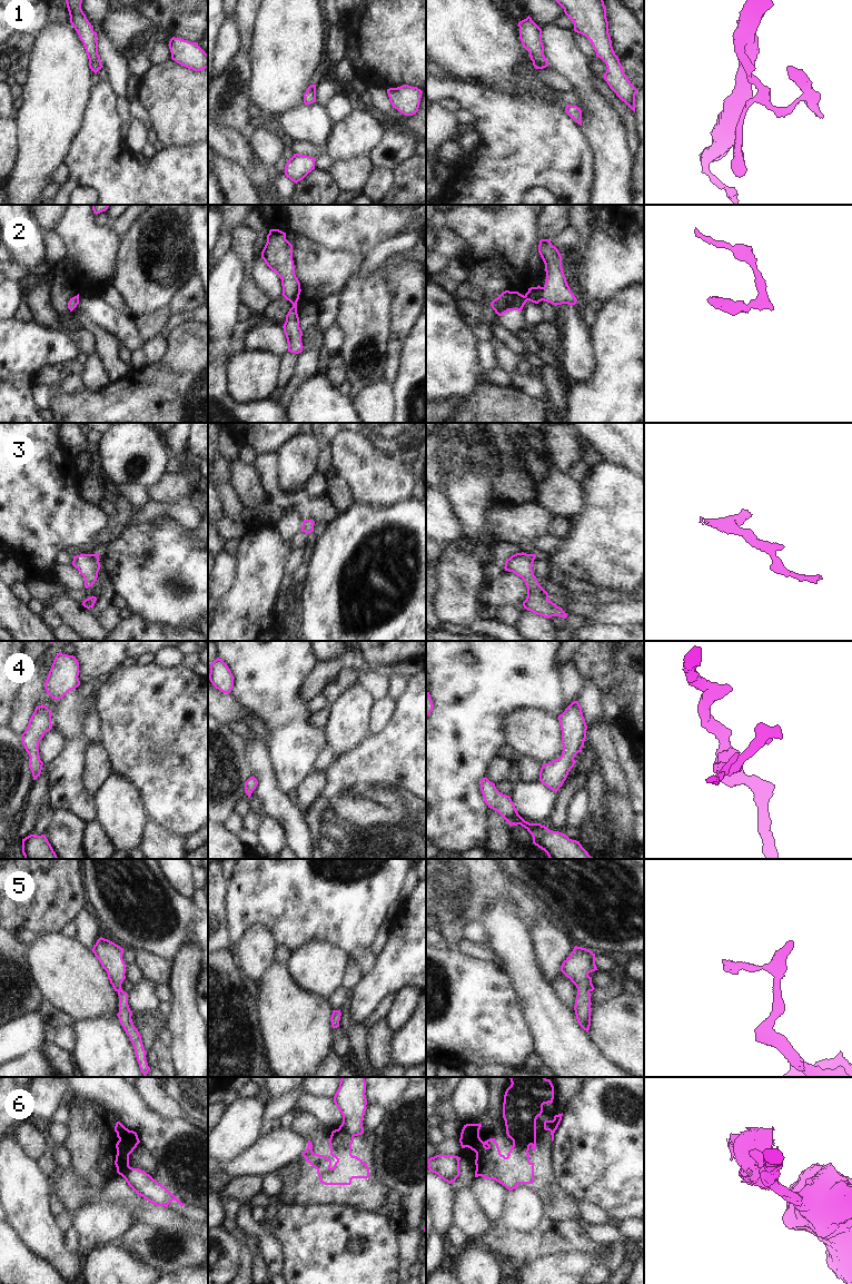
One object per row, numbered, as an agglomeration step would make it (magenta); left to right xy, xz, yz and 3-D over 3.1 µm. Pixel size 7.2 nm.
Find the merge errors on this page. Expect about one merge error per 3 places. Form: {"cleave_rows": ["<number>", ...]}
{"cleave_rows": ["6"]}

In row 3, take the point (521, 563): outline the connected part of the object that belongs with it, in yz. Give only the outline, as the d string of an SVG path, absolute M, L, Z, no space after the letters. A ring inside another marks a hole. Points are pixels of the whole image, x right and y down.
M524 552L516 553L505 561L505 571L513 572L522 577L527 587L527 597L523 602L523 606L531 612L544 616L567 618L562 608L548 600L548 593L539 585L533 572L533 563L535 554L526 554Z

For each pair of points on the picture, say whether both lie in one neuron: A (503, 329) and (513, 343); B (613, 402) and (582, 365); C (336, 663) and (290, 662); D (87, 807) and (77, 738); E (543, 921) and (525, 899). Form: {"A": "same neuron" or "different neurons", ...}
{"A": "same neuron", "B": "different neurons", "C": "different neurons", "D": "same neuron", "E": "different neurons"}

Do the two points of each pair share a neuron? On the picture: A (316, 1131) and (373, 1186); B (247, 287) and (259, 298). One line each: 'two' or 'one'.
A: one
B: one

